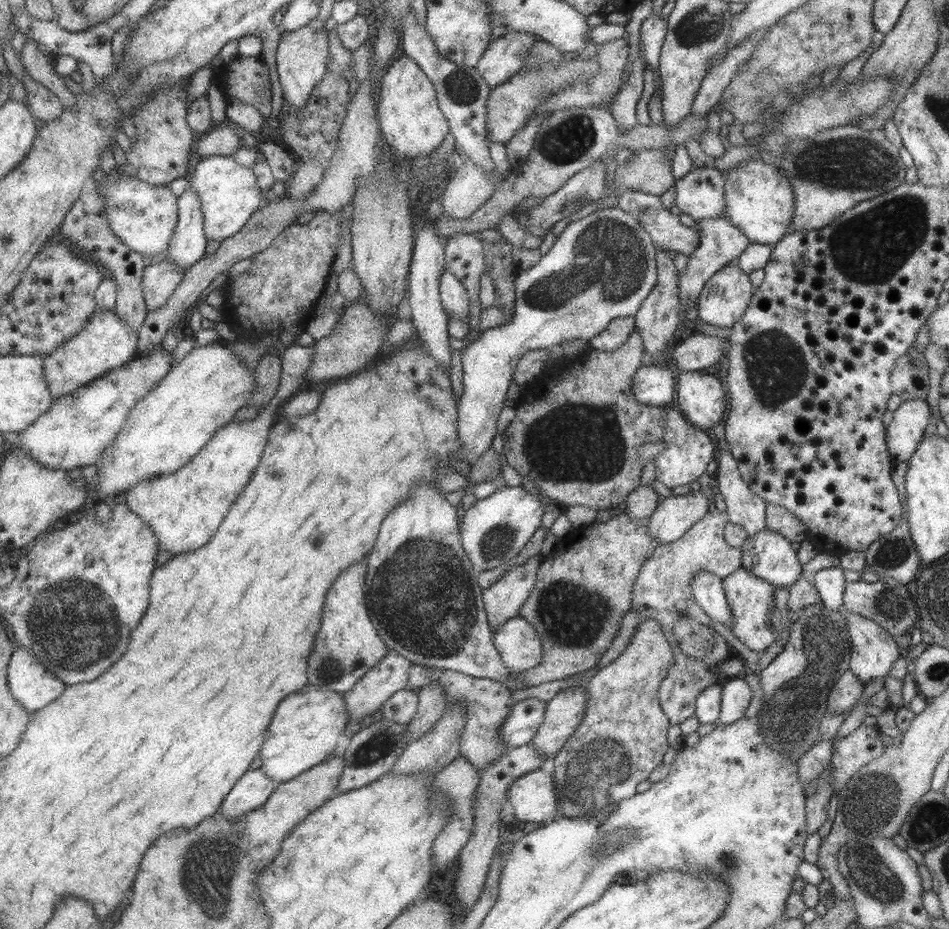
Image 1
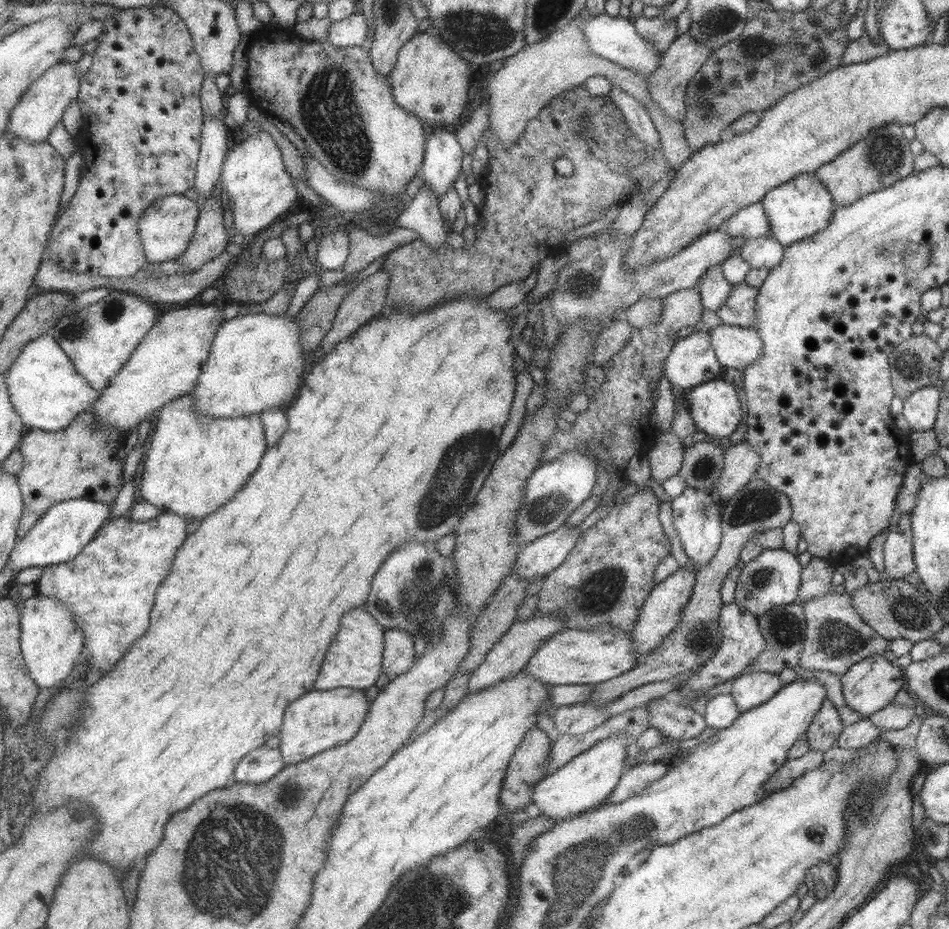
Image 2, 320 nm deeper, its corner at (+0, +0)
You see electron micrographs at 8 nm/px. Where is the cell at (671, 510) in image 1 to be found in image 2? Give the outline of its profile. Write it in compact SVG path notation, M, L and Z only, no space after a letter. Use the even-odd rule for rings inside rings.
M741 440L725 447L723 471L719 475L716 488L710 493L720 504L735 494L739 488L755 477L755 470L760 461L760 452Z

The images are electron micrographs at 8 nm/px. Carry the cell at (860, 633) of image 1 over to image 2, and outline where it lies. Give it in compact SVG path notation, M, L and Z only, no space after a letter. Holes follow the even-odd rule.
M881 654L869 656L852 664L840 677L841 692L844 703L861 714L862 719L867 719L877 710L893 702L895 694L903 686L904 676L902 668L889 663Z

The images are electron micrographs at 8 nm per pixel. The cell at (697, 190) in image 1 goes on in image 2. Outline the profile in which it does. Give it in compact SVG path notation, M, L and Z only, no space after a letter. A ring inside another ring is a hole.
M760 202L739 208L733 216L719 226L719 229L725 229L731 237L759 238L770 234L767 216Z

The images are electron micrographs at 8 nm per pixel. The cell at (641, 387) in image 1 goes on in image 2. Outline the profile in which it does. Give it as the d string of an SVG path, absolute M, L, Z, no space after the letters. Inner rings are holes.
M695 331L673 341L670 354L663 360L661 375L684 392L707 380L719 377L721 368L709 342L709 332Z

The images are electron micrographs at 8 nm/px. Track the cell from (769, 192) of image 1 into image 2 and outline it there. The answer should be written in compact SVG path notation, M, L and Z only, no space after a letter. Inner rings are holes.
M814 173L797 175L768 190L760 203L763 205L765 216L767 216L770 228L769 236L778 240L779 244L784 247L823 230L836 209L829 191Z

